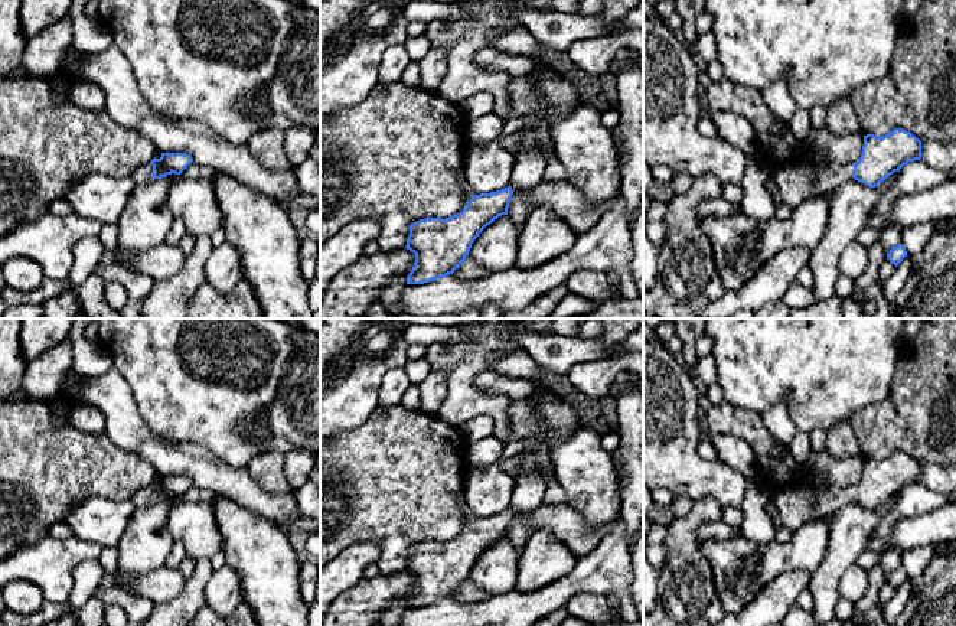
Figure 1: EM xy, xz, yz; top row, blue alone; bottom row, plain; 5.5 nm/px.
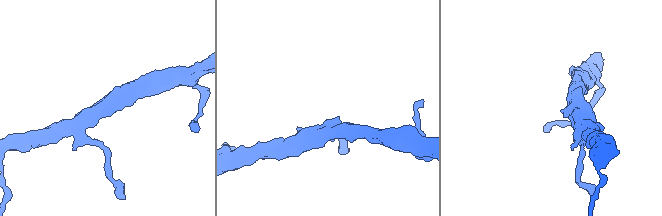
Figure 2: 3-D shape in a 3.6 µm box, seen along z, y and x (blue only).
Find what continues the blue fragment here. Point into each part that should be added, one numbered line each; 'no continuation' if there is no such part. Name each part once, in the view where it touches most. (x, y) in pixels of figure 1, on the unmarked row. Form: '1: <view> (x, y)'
1: xy (143, 498)

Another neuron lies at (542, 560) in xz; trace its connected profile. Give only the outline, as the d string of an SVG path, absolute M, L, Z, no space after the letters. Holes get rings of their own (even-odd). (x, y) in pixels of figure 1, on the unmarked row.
M548 531L529 535L519 551L516 590L531 593L570 574L577 557Z

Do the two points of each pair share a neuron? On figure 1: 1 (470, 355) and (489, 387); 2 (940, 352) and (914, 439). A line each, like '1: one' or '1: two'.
1: two
2: one

